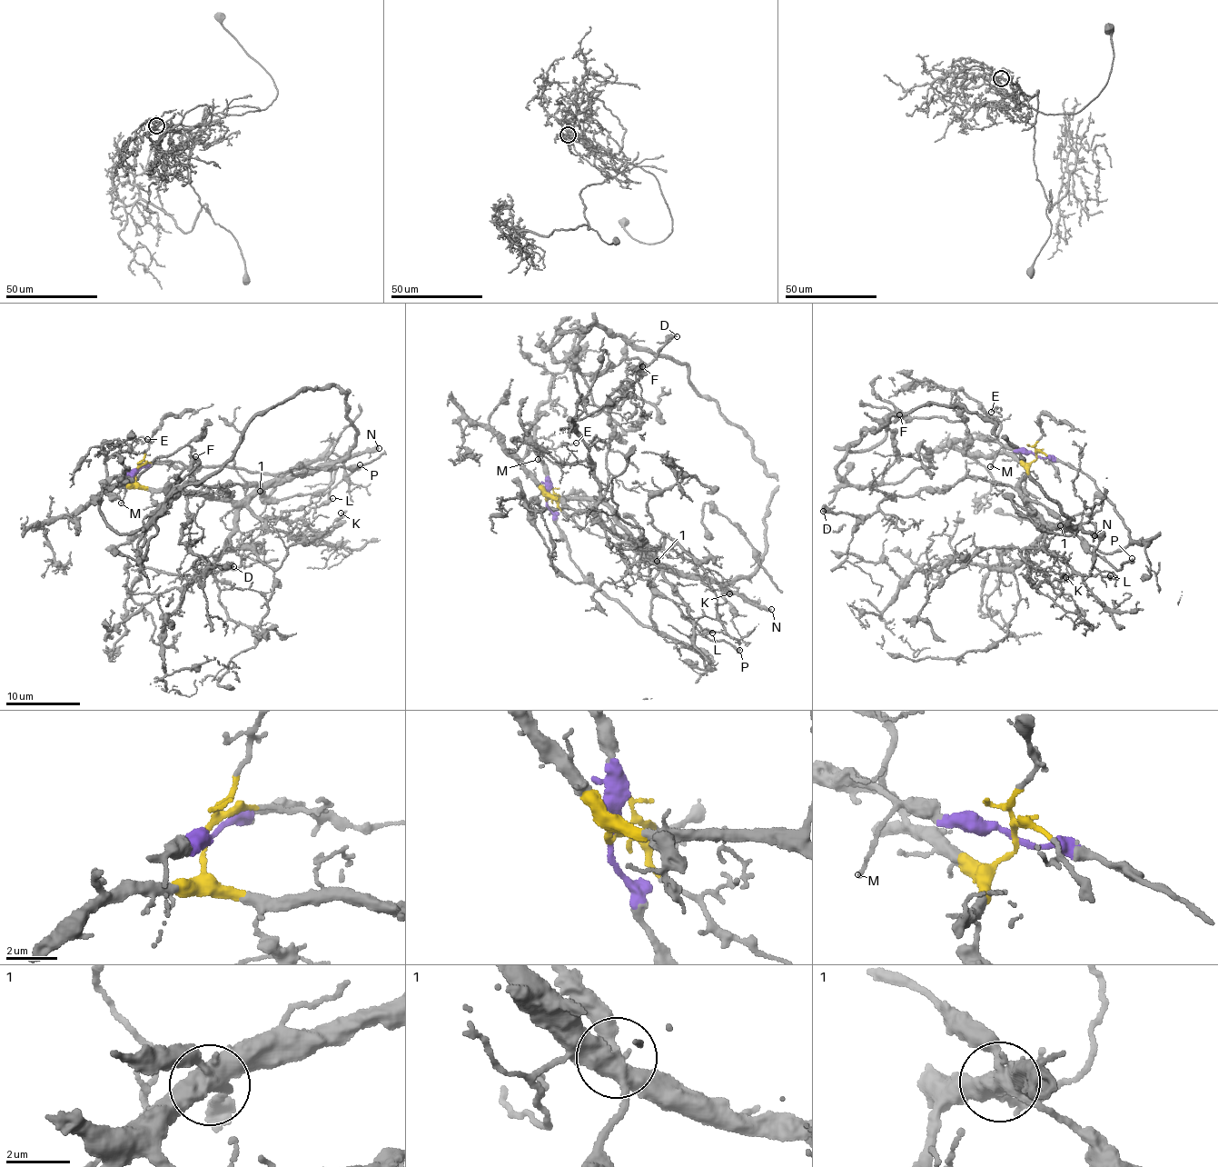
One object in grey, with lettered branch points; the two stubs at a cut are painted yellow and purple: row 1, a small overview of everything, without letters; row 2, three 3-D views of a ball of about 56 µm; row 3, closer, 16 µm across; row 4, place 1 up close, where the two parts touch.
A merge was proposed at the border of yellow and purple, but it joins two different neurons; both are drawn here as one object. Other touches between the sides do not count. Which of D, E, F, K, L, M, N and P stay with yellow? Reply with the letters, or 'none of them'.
D, E, F, K, L, N

